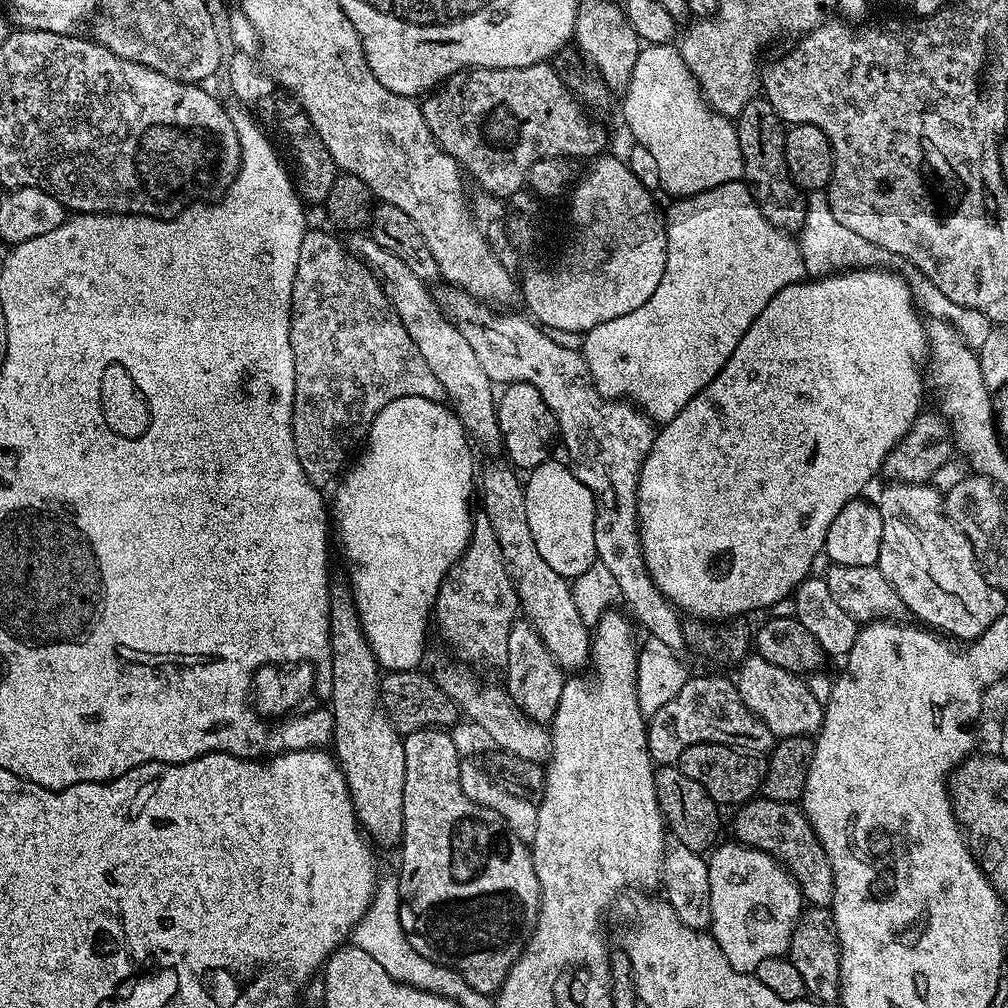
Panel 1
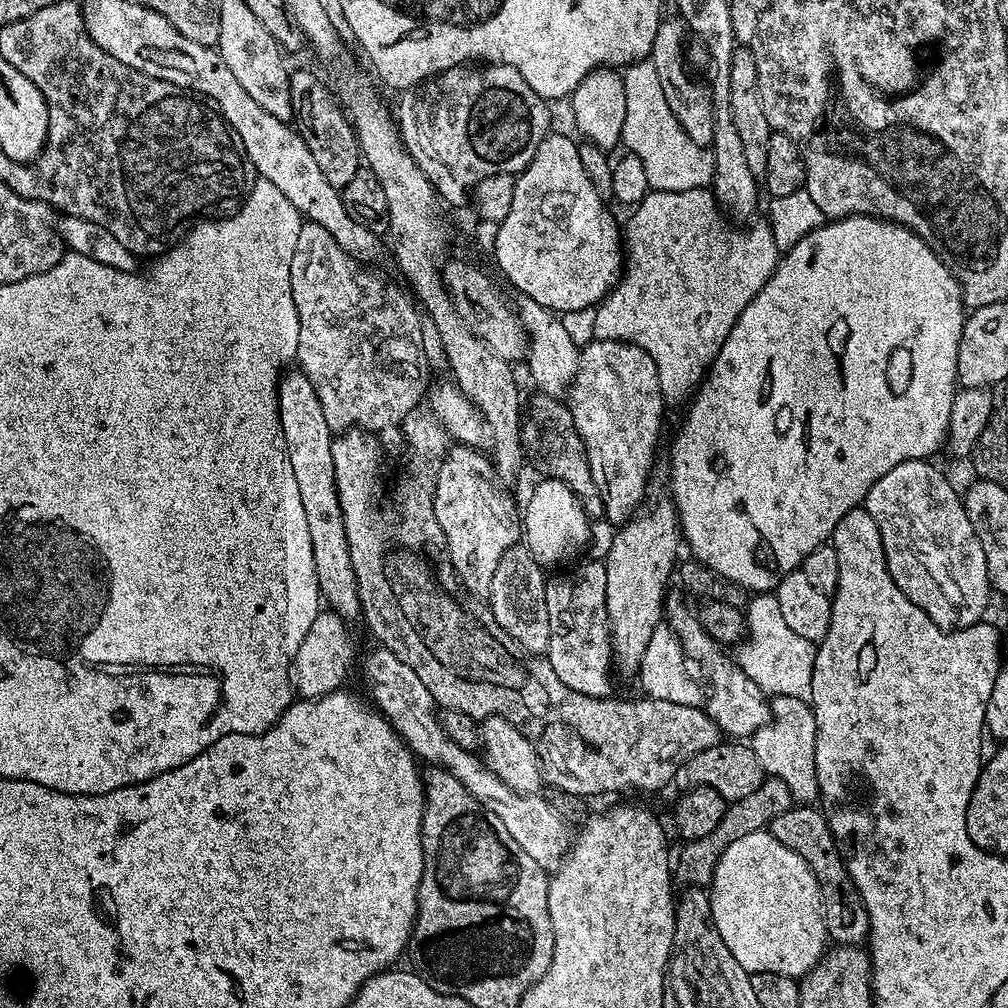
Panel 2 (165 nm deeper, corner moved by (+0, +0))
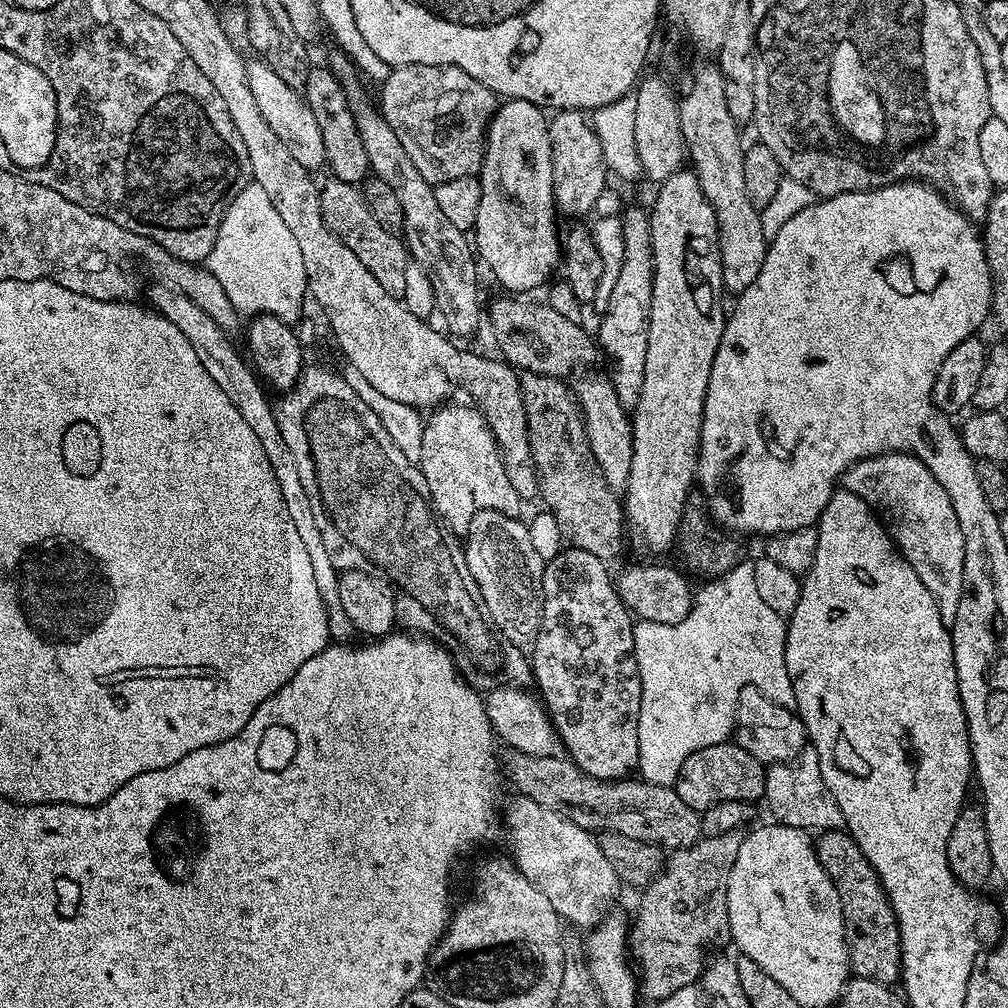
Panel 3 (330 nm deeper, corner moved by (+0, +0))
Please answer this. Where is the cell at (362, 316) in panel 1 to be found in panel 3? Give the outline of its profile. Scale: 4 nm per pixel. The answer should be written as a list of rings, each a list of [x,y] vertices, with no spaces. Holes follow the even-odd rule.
[[[328,178],[320,188],[320,213],[329,228],[358,258],[362,258],[362,266],[382,282],[382,290],[393,296],[403,297],[406,290],[406,266],[410,257],[405,244],[395,232],[388,232],[378,226],[378,218],[370,214],[370,206],[366,202],[363,191],[350,182],[342,182],[335,178]]]

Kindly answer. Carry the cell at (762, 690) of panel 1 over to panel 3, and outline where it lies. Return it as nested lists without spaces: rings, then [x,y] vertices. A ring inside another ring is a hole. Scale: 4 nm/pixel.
[[[804,747],[792,760],[784,764],[767,765],[764,773],[764,800],[772,812],[784,808],[783,823],[792,828],[813,830],[817,833],[827,832],[830,828],[844,828],[842,810],[830,794],[822,778],[822,766],[815,748]]]

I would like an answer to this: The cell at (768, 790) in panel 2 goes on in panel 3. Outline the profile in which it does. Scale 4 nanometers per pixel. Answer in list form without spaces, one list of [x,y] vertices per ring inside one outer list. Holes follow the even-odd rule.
[[[735,828],[726,834],[704,836],[685,849],[673,851],[660,873],[642,888],[636,924],[634,920],[634,964],[638,969],[638,988],[643,999],[645,996],[645,1001],[665,1000],[672,994],[678,994],[678,990],[696,984],[704,975],[704,951],[707,948],[720,948],[731,941],[728,879],[745,835],[744,828]]]

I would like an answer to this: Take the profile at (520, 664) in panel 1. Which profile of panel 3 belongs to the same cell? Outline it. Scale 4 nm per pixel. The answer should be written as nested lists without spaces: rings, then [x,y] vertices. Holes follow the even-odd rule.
[[[482,510],[467,530],[467,540],[463,545],[466,566],[470,566],[470,574],[474,574],[474,582],[478,582],[478,590],[482,594],[483,609],[491,627],[507,643],[517,646],[531,645],[542,626],[544,613],[544,595],[542,594],[542,578],[544,577],[545,560],[534,551],[530,543],[528,525],[523,519],[507,516],[494,510]]]

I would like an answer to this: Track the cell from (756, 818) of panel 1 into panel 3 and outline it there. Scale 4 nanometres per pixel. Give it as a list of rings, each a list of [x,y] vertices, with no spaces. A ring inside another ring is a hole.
[[[830,828],[815,837],[814,847],[822,870],[834,882],[842,902],[844,941],[848,947],[848,963],[856,976],[870,978],[879,984],[895,985],[900,979],[900,931],[882,882],[870,866],[866,854],[858,850],[858,842],[844,828]]]

